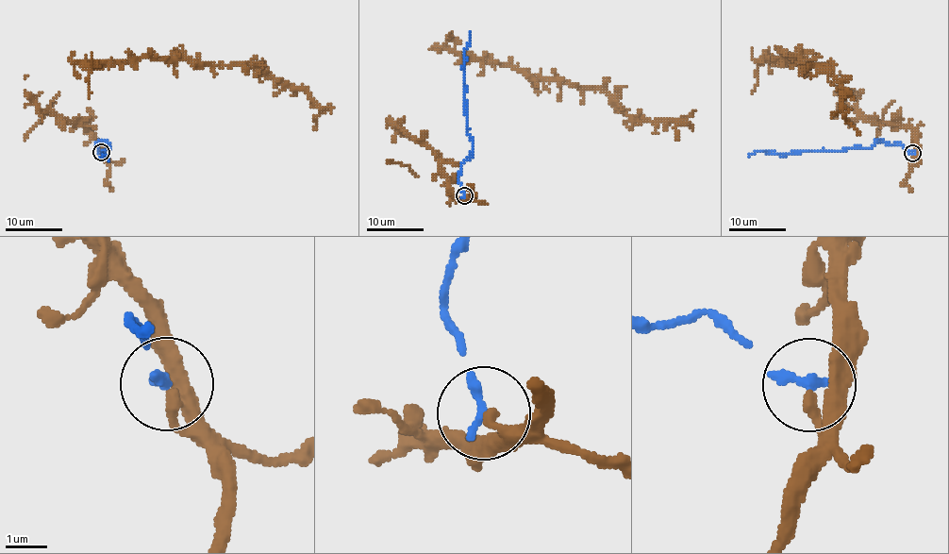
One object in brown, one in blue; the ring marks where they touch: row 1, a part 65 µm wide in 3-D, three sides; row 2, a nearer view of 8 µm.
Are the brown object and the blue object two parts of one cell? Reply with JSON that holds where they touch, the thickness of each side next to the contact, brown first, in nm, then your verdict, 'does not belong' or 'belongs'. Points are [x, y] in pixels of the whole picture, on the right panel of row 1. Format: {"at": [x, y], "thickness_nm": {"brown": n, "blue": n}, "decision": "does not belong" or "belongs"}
{"at": [912, 153], "thickness_nm": {"brown": 240, "blue": 280}, "decision": "does not belong"}

